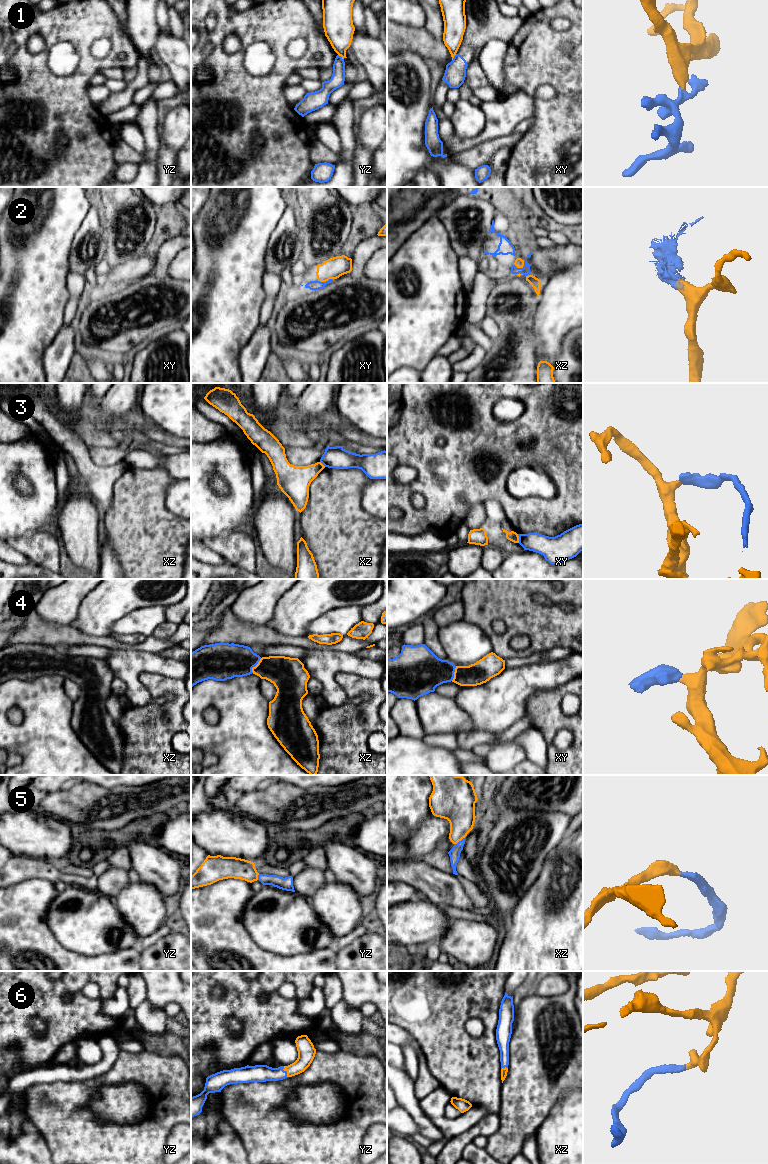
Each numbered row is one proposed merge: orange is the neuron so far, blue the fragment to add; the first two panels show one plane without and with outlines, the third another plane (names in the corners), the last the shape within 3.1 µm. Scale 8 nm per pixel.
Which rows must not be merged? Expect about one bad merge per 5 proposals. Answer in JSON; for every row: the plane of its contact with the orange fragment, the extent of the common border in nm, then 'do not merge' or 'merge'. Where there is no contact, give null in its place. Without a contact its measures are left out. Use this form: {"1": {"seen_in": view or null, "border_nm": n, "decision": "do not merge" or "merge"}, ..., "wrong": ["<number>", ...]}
{"1": {"seen_in": "yz", "border_nm": 60, "decision": "do not merge"}, "2": {"seen_in": "xy", "border_nm": 130, "decision": "merge"}, "3": {"seen_in": "xy", "border_nm": 70, "decision": "do not merge"}, "4": {"seen_in": "xz", "border_nm": 140, "decision": "merge"}, "5": {"seen_in": "xz", "border_nm": 110, "decision": "merge"}, "6": {"seen_in": "yz", "border_nm": 90, "decision": "merge"}, "wrong": ["1", "3"]}

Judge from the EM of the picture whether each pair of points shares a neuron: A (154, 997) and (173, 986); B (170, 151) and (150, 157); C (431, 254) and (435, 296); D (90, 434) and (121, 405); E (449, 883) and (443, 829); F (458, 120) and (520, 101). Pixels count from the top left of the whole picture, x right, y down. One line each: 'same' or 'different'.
A: same
B: different
C: same
D: same
E: different
F: different

